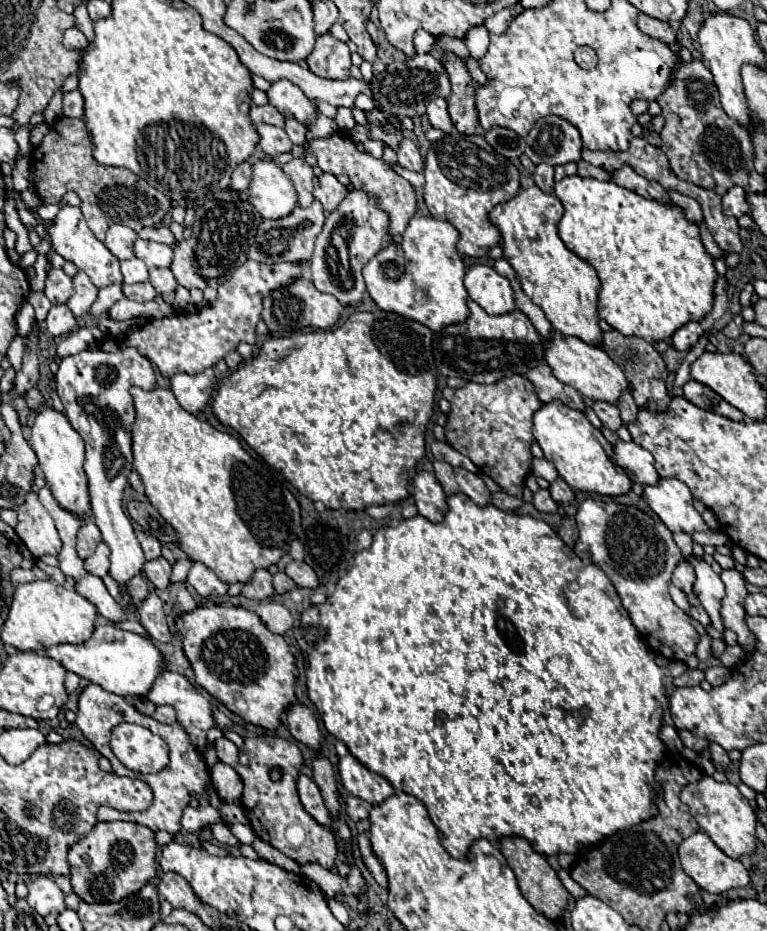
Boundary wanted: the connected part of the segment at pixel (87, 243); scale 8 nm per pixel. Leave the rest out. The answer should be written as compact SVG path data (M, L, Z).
M64 203L58 211L58 217L54 217L54 221L48 225L48 239L54 247L54 251L58 255L62 255L66 261L72 261L80 271L86 271L86 275L90 277L90 281L96 287L106 287L110 283L122 281L122 273L120 273L120 265L118 259L108 251L108 247L98 241L92 231L88 229L88 225L84 223L82 211L78 207L72 207L68 203Z

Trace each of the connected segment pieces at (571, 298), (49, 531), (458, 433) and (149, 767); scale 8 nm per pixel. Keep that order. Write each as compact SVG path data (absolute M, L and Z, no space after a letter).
M532 185L528 189L520 189L508 203L496 205L490 211L490 221L502 235L504 259L516 269L524 293L544 311L552 327L562 335L572 335L594 345L602 339L596 311L600 281L594 267L566 249L558 237L558 221L562 213L564 207L556 195L542 193Z
M28 491L24 503L16 507L16 513L18 513L16 533L36 559L40 559L42 555L60 553L62 539L54 527L50 513L42 507L38 493Z
M510 375L492 385L470 381L458 389L446 387L442 395L450 401L450 413L444 425L446 443L466 455L482 473L492 477L504 493L522 499L524 481L532 463L532 415L542 407L528 379Z
M122 723L112 729L110 747L120 763L134 773L154 773L168 763L168 745L146 727Z

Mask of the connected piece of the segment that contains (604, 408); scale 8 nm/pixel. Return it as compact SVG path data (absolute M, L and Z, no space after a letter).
M594 401L592 403L592 409L594 413L598 415L598 419L602 421L604 427L616 431L620 425L622 425L622 419L620 419L620 411L616 405L612 403L606 403L606 401Z

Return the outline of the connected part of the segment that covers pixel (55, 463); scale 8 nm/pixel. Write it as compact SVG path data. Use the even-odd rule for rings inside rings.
M42 405L36 413L34 425L30 427L30 447L34 449L36 457L38 457L38 465L46 477L46 483L52 491L52 495L56 497L56 501L82 517L90 515L90 503L88 503L88 479L84 475L84 441L80 439L80 435L72 429L72 425L68 423L66 415L56 411L50 405Z

